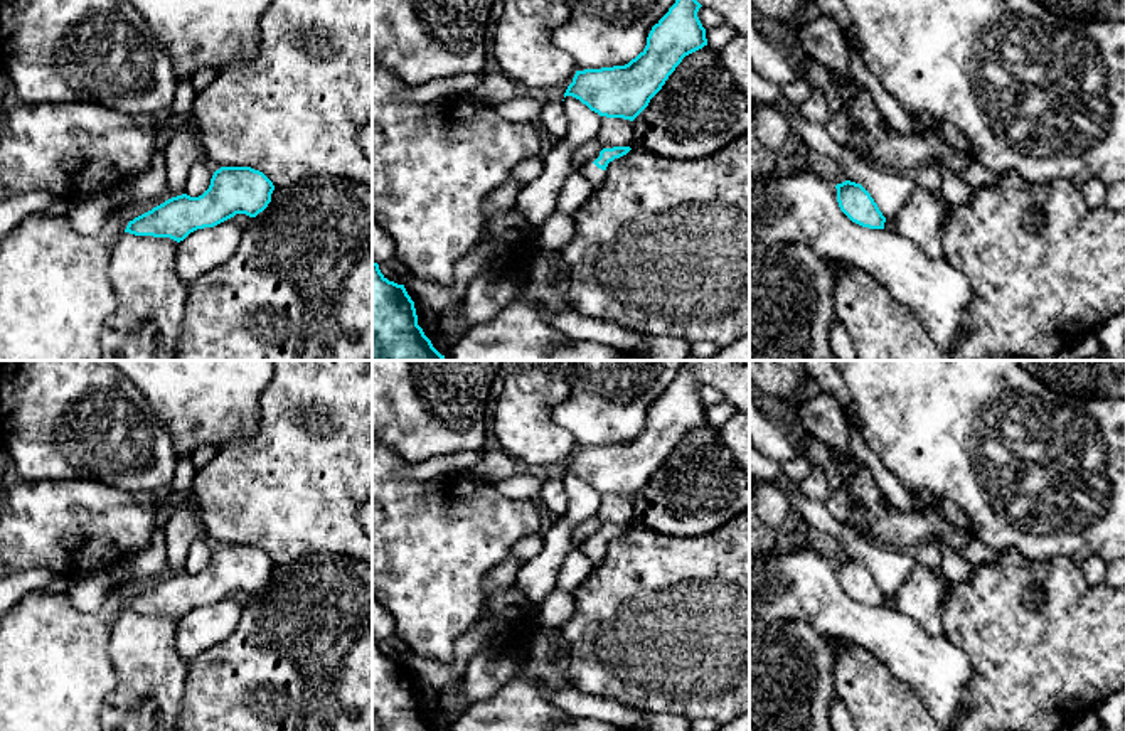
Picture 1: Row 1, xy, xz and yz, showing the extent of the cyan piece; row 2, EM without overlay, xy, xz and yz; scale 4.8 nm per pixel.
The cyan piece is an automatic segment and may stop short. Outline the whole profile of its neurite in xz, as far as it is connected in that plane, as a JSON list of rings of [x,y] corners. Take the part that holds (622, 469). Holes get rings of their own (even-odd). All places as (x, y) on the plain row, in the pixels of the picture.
[[[684,364],[635,436],[625,443],[576,448],[564,475],[579,477],[600,494],[633,499],[682,436],[707,423],[706,406],[697,394],[701,384]]]

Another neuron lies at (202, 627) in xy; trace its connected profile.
[[[227,596],[214,605],[204,605],[190,610],[177,623],[177,652],[192,662],[211,647],[224,642],[236,628],[243,605]]]

